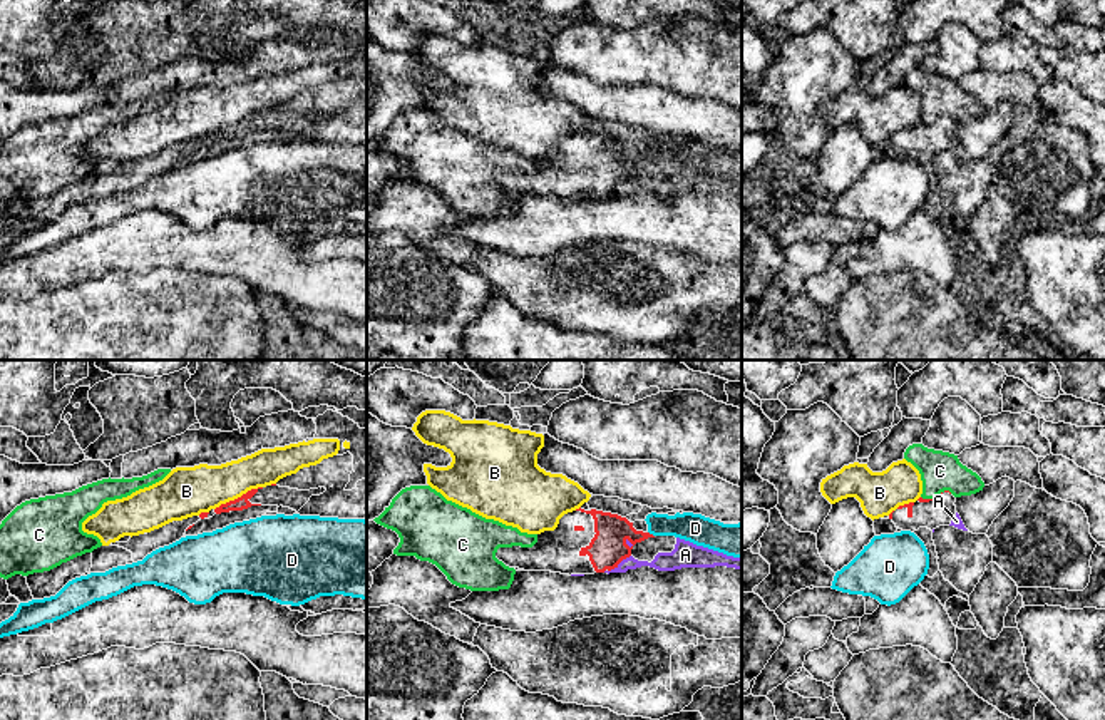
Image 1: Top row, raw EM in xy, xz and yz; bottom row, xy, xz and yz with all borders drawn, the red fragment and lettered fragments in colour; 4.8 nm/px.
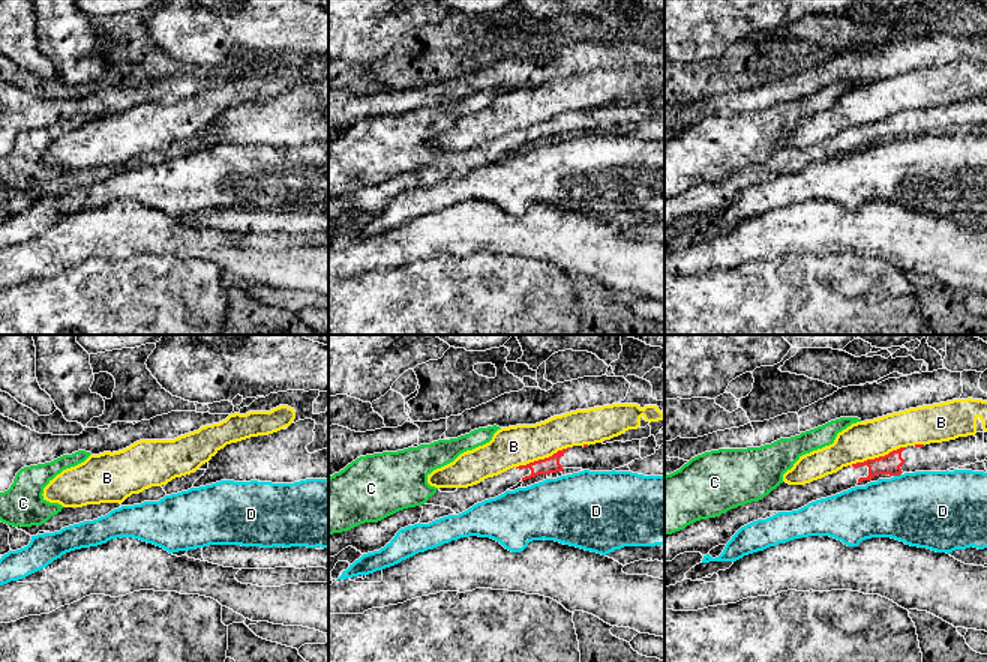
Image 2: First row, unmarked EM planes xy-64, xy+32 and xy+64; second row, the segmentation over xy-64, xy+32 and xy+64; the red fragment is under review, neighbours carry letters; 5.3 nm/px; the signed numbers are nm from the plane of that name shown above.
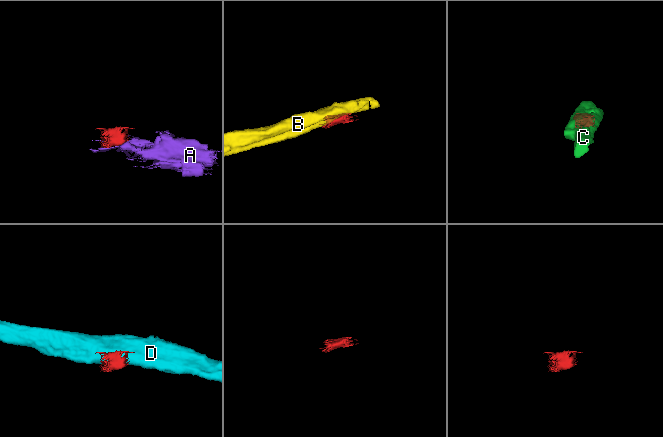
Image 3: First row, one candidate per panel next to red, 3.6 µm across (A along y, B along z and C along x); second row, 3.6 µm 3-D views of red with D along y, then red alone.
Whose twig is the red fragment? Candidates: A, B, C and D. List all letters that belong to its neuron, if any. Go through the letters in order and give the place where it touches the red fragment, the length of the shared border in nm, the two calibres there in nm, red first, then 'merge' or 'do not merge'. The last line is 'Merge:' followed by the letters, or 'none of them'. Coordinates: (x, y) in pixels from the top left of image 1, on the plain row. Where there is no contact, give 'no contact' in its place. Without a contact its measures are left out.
A: xz (618, 188) | 140 nm | 180/100 nm | do not merge
B: xy (238, 123) | 260 nm | 70/240 nm | do not merge
C: yz (926, 124) | 60 nm | 20/190 nm | do not merge
D: xz (652, 159) | 40 nm | 180/140 nm | do not merge
Merge: none of them

